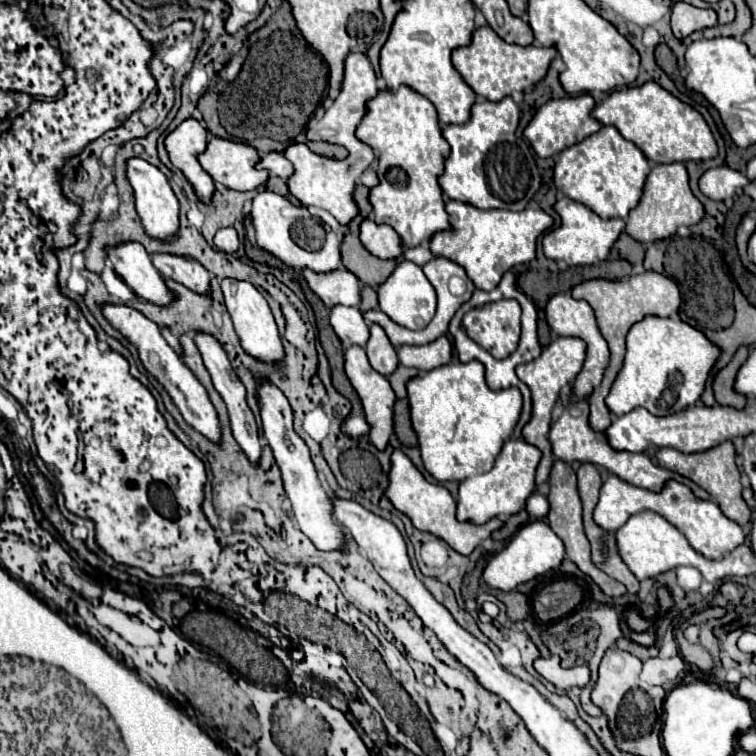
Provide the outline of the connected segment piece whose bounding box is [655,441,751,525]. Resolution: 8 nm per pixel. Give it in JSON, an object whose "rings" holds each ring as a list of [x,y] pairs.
{"rings":[[[723,441],[721,445],[709,449],[709,451],[703,451],[703,453],[681,453],[681,451],[675,451],[671,447],[663,447],[655,453],[657,457],[657,463],[669,471],[675,471],[687,479],[691,479],[693,483],[697,483],[699,487],[703,487],[715,501],[717,505],[721,507],[721,511],[731,517],[735,523],[739,525],[747,525],[751,521],[751,509],[747,509],[745,513],[745,501],[741,497],[741,473],[735,465],[735,447],[731,441]]]}

